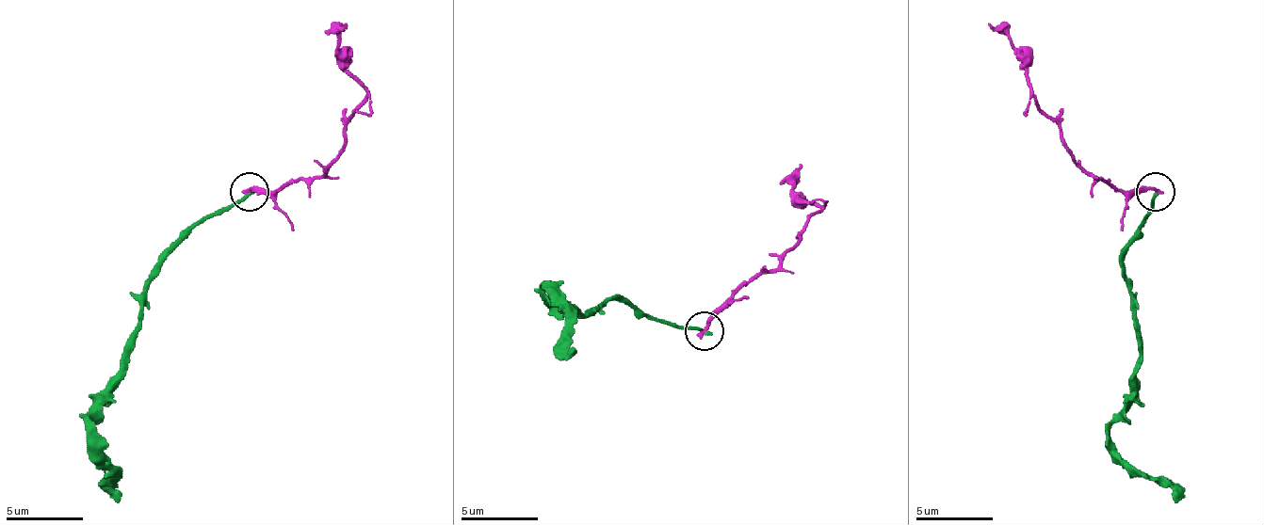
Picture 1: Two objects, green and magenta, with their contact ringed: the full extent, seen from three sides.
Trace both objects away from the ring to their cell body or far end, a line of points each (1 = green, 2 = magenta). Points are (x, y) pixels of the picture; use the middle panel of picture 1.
1: (704, 329), (656, 322), (618, 299), (583, 314), (568, 310), (544, 283), (564, 310), (564, 338), (575, 353)
2: (704, 329), (746, 283), (769, 272), (792, 248), (800, 230), (819, 210), (792, 186), (800, 164)

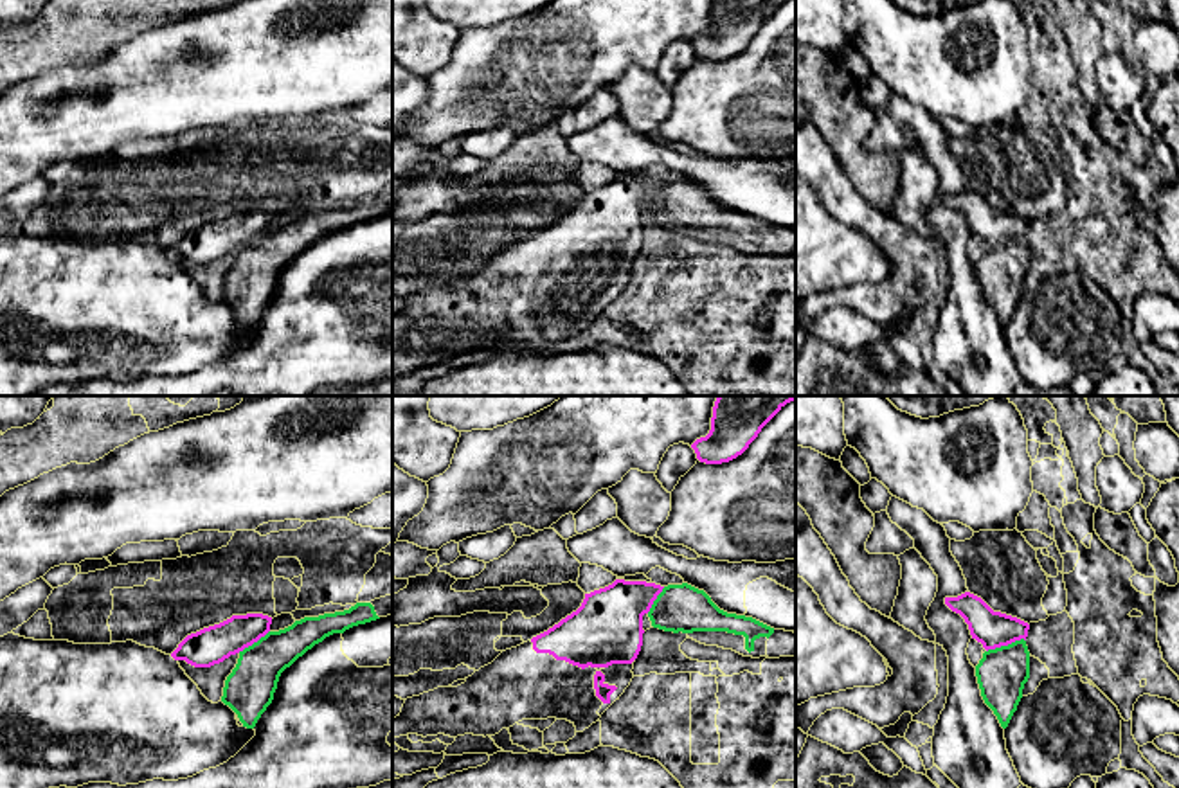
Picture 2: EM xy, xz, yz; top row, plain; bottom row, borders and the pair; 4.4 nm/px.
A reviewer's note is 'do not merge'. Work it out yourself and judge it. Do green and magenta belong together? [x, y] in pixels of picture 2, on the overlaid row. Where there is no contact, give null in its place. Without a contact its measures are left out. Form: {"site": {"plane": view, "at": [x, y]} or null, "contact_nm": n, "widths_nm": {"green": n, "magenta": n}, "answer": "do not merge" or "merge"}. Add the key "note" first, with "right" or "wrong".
{"note": "right", "site": {"plane": "yz", "at": [1005, 646]}, "contact_nm": 190, "widths_nm": {"green": 220, "magenta": 160}, "answer": "do not merge"}

